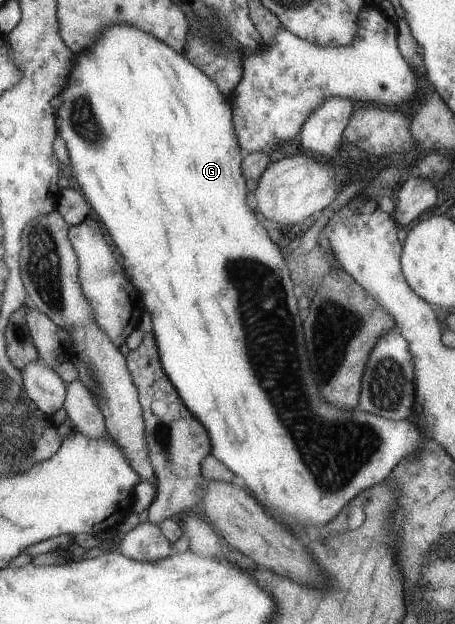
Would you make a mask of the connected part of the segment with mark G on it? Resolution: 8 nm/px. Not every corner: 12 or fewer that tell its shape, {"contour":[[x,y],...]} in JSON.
{"contour":[[114,24],[56,111],[160,366],[292,534],[423,444],[332,408],[215,81]]}

